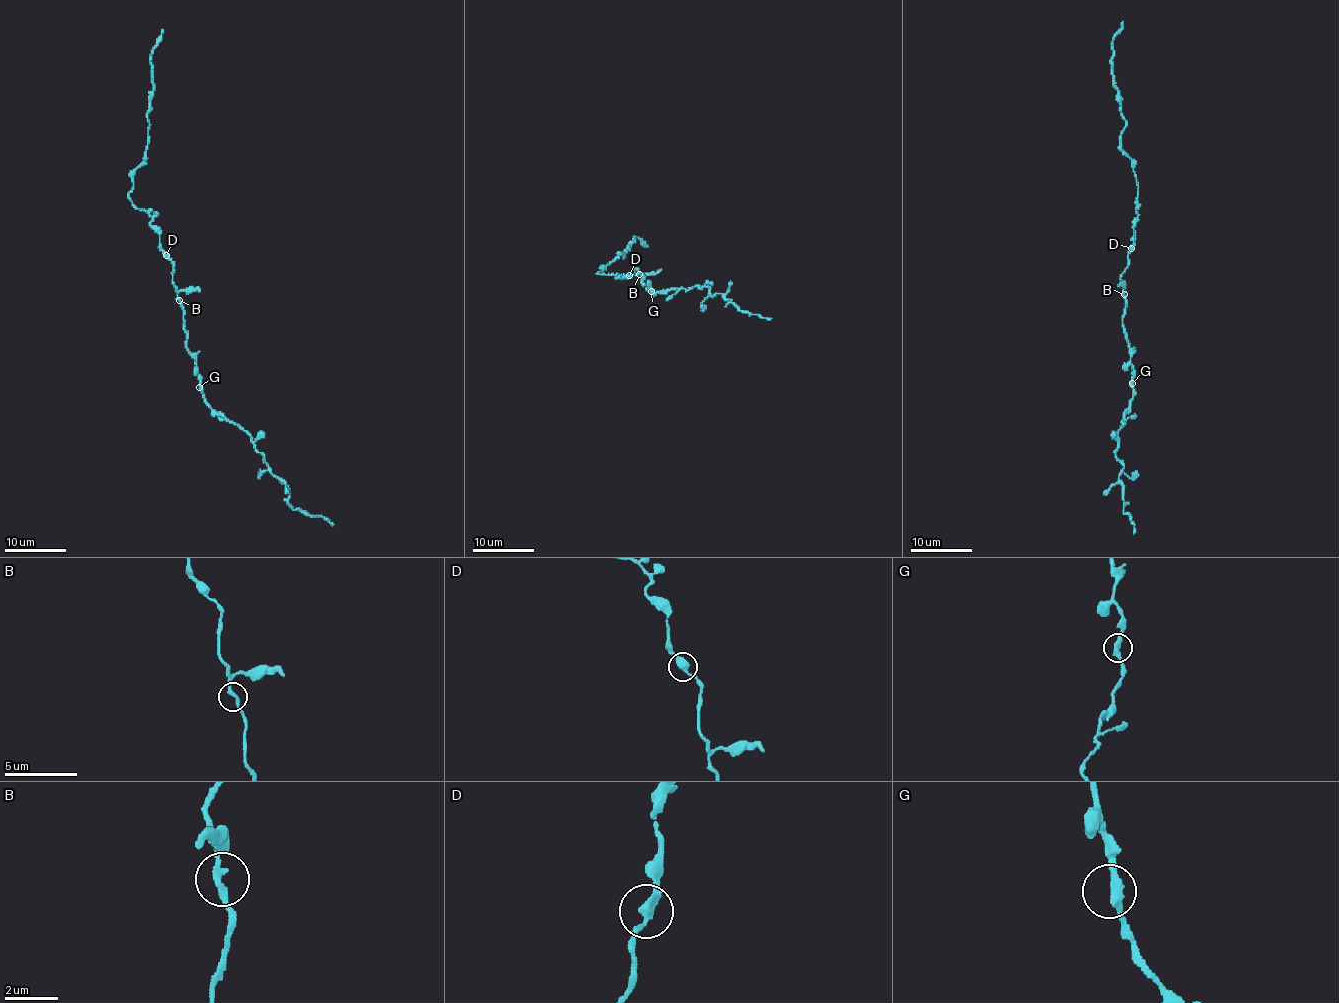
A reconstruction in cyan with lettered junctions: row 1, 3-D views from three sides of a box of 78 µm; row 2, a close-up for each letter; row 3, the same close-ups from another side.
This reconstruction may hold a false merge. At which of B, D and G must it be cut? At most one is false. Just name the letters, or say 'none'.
none

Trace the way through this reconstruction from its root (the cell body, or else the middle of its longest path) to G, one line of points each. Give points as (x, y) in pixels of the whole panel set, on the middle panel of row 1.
G: (640, 272), (642, 281), (651, 291)

